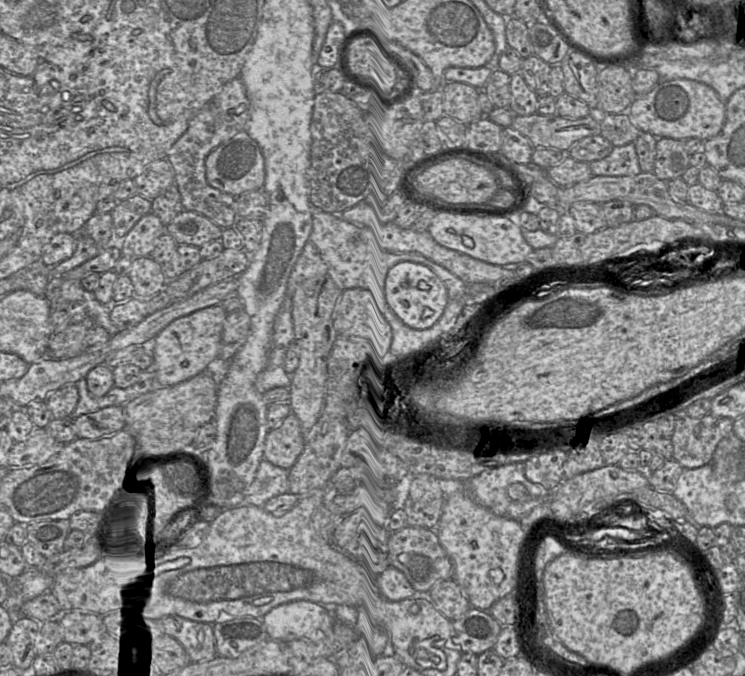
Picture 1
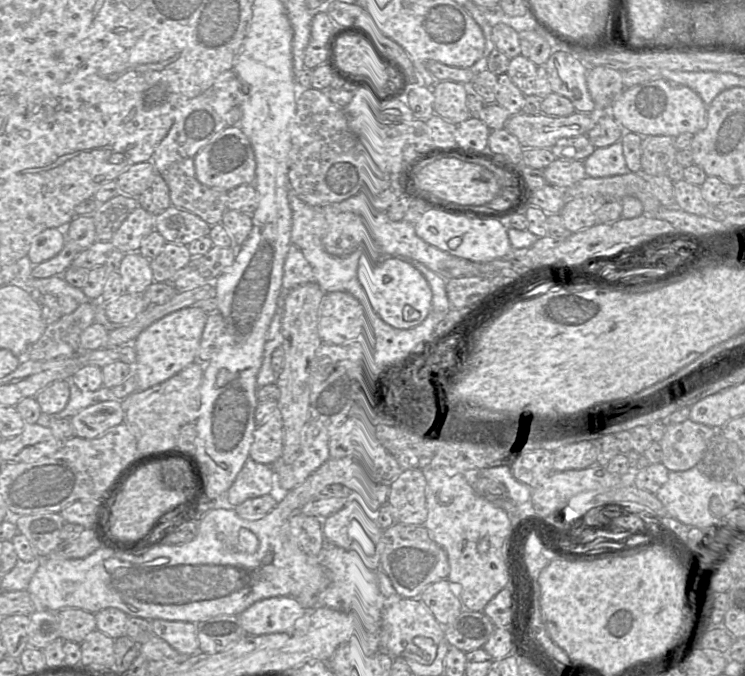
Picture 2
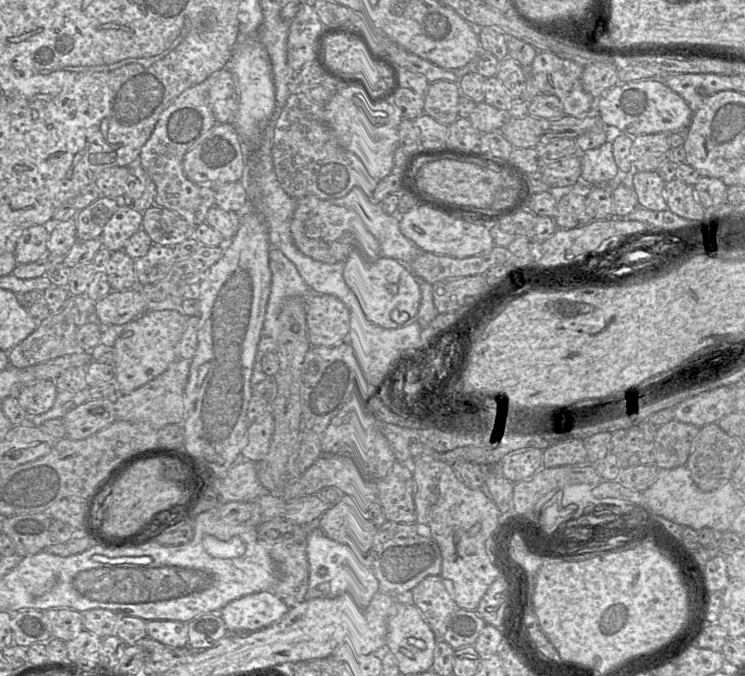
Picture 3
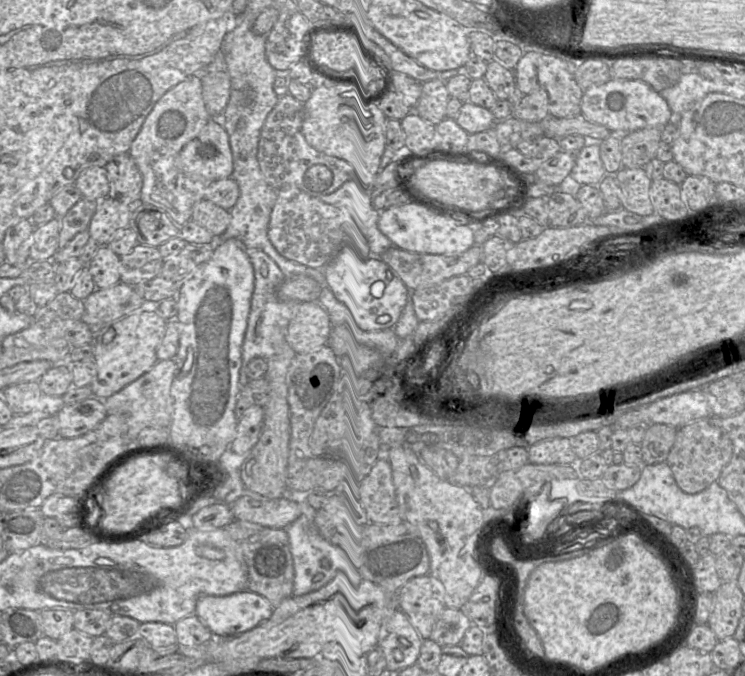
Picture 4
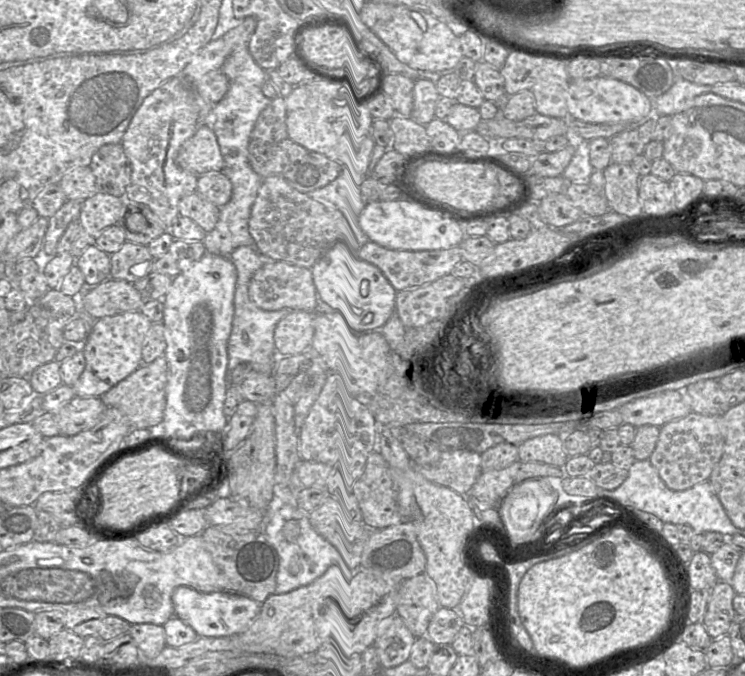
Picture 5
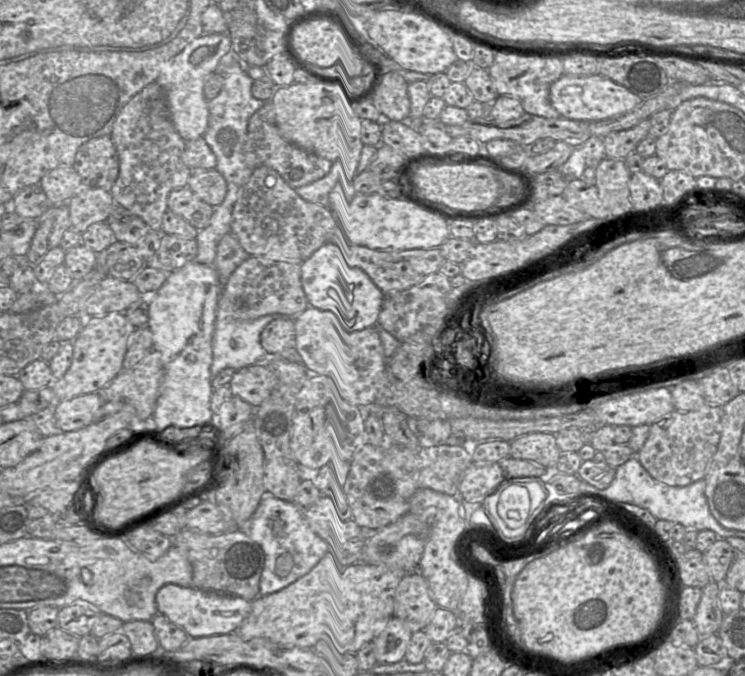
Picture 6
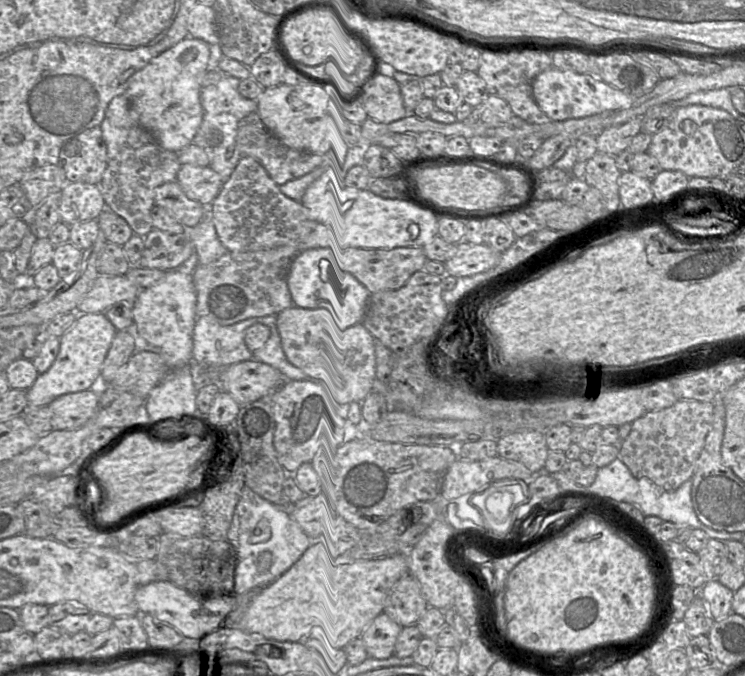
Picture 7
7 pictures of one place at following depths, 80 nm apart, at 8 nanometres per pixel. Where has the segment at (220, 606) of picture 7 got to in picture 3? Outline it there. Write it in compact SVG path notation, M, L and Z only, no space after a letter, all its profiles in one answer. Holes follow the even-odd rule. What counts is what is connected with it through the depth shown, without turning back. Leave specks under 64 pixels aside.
M262 591L231 601L220 610L229 633L249 633L280 620L289 607L270 591Z

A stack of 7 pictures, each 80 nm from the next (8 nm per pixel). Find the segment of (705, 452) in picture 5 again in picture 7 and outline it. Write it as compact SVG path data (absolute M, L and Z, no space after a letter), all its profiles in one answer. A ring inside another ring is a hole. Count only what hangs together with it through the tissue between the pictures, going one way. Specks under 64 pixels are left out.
M678 400L670 407L651 411L631 423L631 431L620 444L619 457L636 478L648 478L664 490L676 490L685 481L690 480L695 464L704 447L706 437L714 425L715 402Z

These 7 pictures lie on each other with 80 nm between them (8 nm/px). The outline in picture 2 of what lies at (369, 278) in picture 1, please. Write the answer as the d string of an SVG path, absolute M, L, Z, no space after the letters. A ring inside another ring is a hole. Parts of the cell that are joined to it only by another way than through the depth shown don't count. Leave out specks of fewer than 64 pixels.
M291 191L289 193L289 203L293 213L291 242L292 245L298 247L302 251L304 257L311 265L314 282L316 282L325 293L346 292L353 295L355 298L358 297L362 307L371 305L364 289L358 281L357 269L360 257L363 254L368 255L369 252L374 254L377 262L382 261L375 249L375 241L373 241L369 249L363 248L362 251L354 251L348 256L332 256L324 250L320 239L313 233L313 228L311 227L311 220L314 216L313 208L297 198Z

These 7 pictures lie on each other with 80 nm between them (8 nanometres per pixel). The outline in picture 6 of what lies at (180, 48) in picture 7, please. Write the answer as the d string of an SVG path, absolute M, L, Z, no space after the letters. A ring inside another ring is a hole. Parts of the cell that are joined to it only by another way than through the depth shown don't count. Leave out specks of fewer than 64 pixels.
M227 33L203 34L166 62L156 79L155 83L164 91L171 122L185 142L203 137L207 130L209 110L204 84L206 78L216 71L221 58L230 51L231 39Z

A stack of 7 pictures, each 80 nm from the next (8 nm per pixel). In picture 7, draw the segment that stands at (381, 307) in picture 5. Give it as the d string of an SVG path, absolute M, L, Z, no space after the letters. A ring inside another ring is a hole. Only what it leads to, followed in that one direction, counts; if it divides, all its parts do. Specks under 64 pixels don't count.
M311 248L298 253L291 261L287 285L294 306L327 309L340 329L362 322L371 296L352 274L339 268L329 248Z

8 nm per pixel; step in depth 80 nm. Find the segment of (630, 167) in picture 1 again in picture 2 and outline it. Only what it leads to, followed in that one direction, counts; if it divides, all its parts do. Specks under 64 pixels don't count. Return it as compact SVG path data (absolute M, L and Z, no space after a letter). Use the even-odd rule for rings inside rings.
M620 141L595 151L584 161L586 176L593 178L611 177L629 173Z

